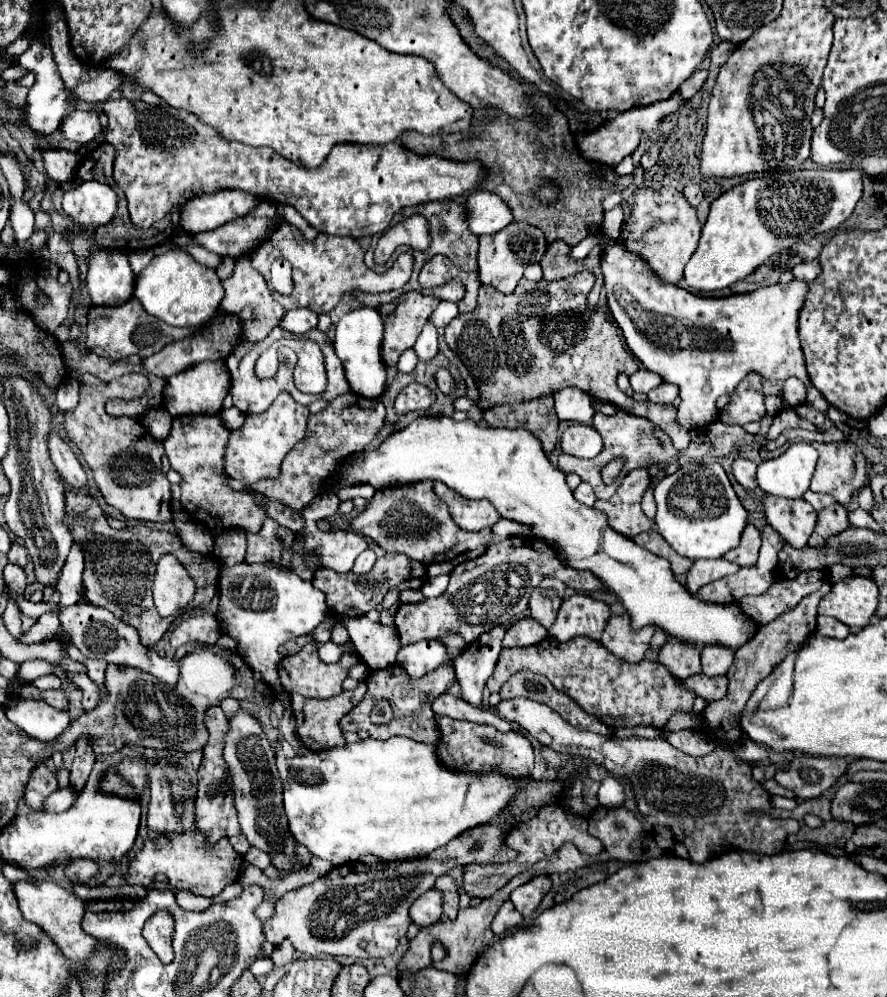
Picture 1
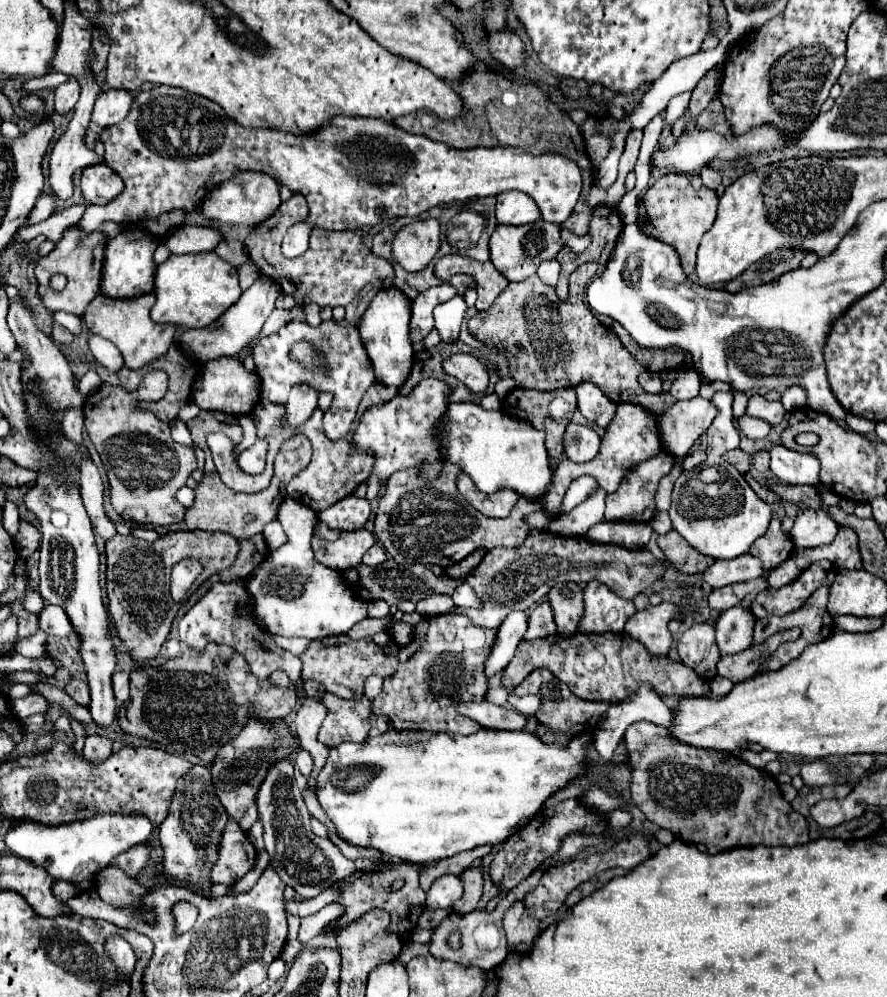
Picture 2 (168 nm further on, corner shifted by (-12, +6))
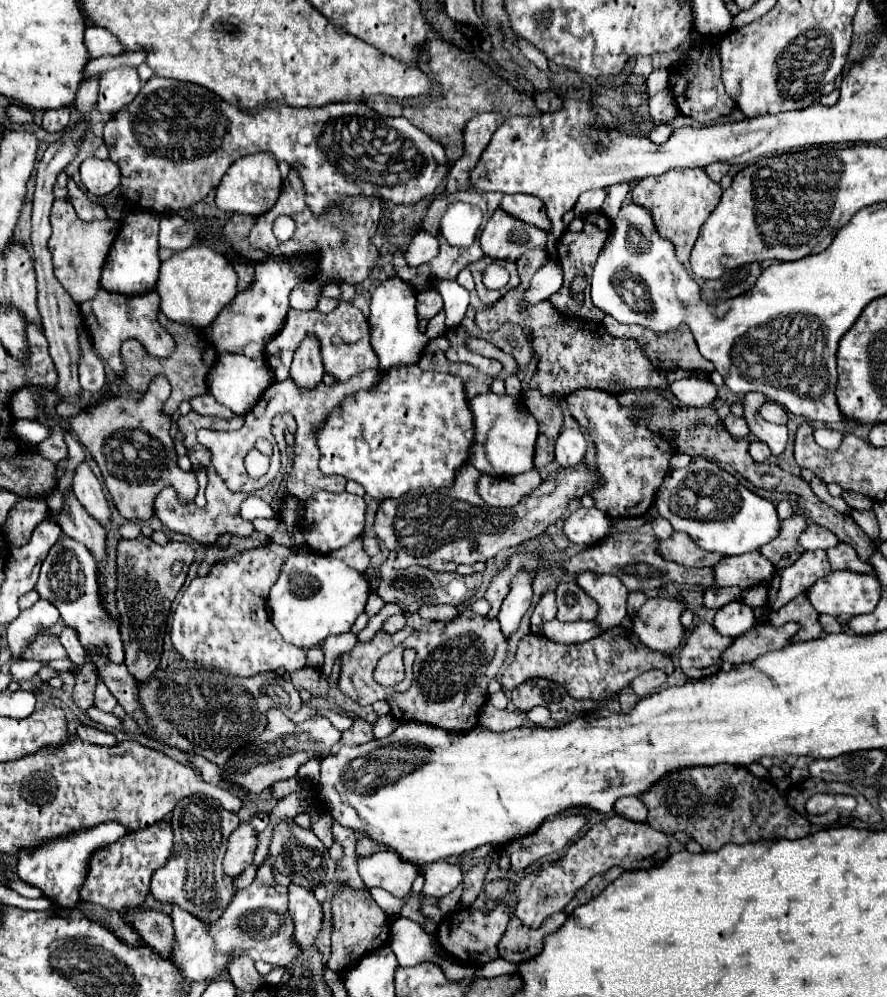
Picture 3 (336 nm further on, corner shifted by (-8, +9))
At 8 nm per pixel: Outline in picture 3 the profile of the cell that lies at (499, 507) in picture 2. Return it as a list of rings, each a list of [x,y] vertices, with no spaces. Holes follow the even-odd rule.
[[[530,471],[516,477],[494,477],[494,475],[482,475],[476,483],[478,495],[492,507],[514,507],[528,491],[540,485],[538,471]]]

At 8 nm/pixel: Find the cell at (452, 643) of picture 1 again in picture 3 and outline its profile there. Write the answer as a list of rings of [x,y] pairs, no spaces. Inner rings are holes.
[[[462,611],[452,621],[432,621],[430,625],[416,629],[404,645],[416,651],[414,681],[408,691],[394,693],[388,699],[392,717],[402,723],[418,721],[446,731],[472,729],[476,725],[478,709],[486,701],[486,685],[496,677],[508,653],[508,643],[498,621],[488,621],[472,611]]]

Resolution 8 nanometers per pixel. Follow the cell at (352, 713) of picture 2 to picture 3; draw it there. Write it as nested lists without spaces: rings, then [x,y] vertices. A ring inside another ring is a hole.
[[[354,715],[352,717],[352,727],[348,731],[342,733],[342,739],[332,747],[332,753],[338,751],[340,745],[360,745],[360,743],[368,743],[374,739],[374,733],[372,733],[372,725],[368,721],[364,721],[362,717]]]

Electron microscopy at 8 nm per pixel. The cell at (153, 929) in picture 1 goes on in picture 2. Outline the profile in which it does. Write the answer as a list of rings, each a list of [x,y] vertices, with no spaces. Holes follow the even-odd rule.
[[[178,902],[174,906],[174,916],[176,916],[176,928],[178,928],[178,932],[184,932],[184,930],[190,930],[194,926],[198,910],[194,906],[190,906],[188,902]]]

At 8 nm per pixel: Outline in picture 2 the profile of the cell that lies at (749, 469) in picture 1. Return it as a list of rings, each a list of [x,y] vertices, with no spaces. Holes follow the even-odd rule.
[[[760,450],[760,452],[756,452],[754,458],[752,458],[752,462],[754,462],[756,470],[760,470],[760,472],[768,472],[768,470],[770,470],[770,456],[768,456],[768,450]]]

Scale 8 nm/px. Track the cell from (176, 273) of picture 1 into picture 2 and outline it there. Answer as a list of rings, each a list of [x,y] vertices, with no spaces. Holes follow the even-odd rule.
[[[216,252],[170,256],[156,270],[156,304],[152,308],[154,322],[168,322],[186,328],[204,328],[212,324],[224,310],[228,310],[242,294],[238,274],[232,264],[222,260]]]

